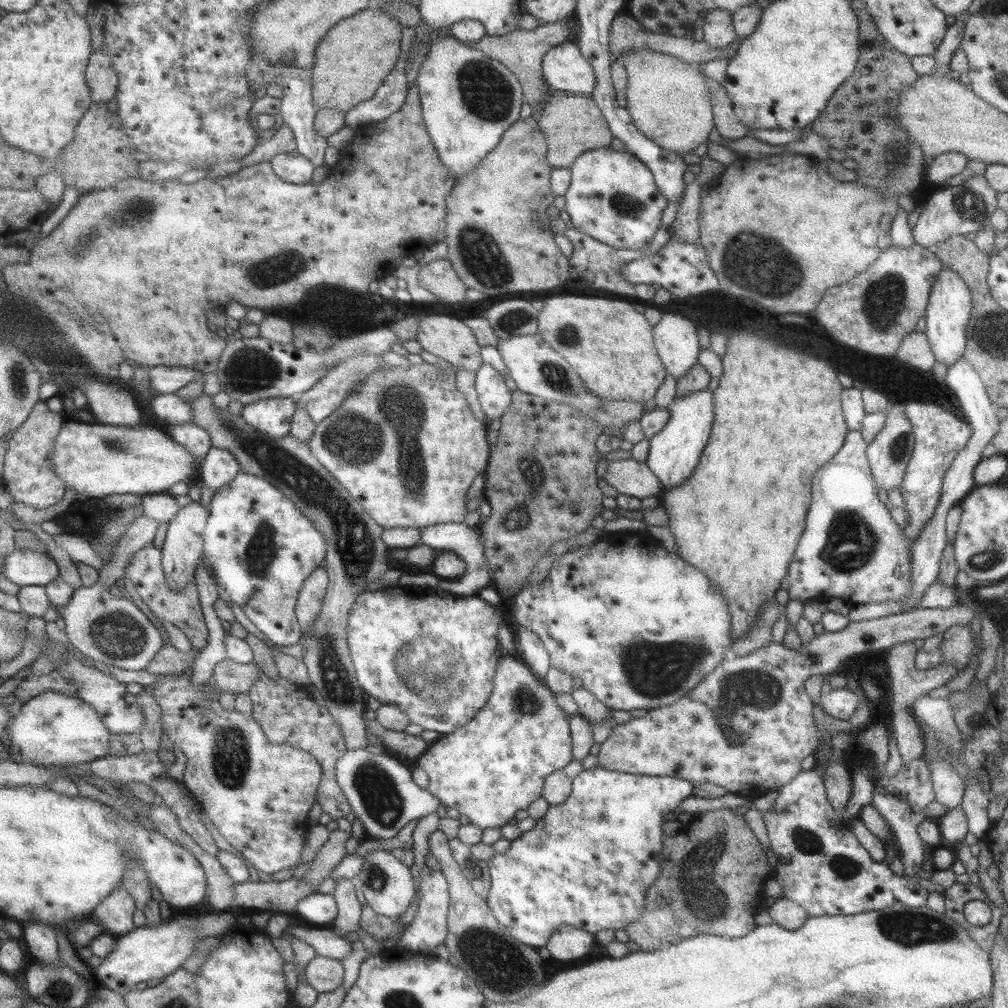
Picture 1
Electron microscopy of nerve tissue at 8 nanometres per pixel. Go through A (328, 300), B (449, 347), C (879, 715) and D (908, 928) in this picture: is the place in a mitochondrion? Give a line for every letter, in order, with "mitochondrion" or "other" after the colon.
A: mitochondrion
B: other
C: other
D: mitochondrion

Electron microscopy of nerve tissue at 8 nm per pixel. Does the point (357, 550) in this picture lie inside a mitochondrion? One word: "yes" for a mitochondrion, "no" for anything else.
yes

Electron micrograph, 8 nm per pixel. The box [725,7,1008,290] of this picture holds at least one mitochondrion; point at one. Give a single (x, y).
(971, 205)

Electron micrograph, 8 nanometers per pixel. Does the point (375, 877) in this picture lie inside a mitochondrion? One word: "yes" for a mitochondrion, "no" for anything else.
yes

